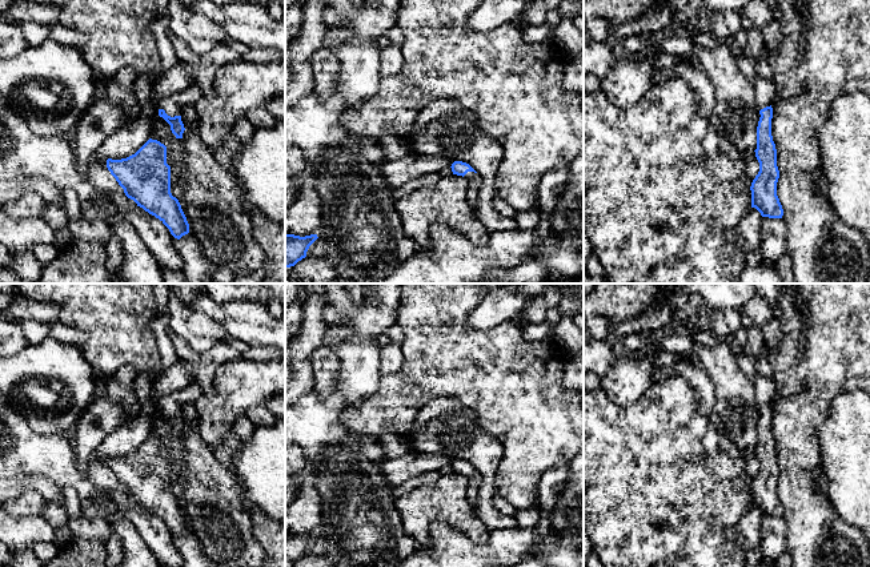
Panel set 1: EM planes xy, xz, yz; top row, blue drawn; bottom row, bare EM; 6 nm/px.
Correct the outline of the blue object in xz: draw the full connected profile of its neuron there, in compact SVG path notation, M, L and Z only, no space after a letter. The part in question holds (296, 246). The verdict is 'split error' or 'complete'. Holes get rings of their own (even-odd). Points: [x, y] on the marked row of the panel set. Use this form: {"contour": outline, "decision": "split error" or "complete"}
{"contour": "M285 234L285 269L294 266L306 257L309 246L317 240L317 234L305 237Z", "decision": "complete"}

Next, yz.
{"contour": "M773 108L759 110L757 126L755 157L759 162L759 172L751 182L751 208L755 208L762 217L782 218L783 209L777 196L779 170L777 166L777 149L771 136Z", "decision": "complete"}

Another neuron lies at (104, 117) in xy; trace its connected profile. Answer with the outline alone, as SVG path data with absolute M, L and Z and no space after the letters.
M104 94L96 97L72 133L79 160L77 170L81 174L87 177L91 157L111 134L127 124L131 124L131 118L120 105Z

